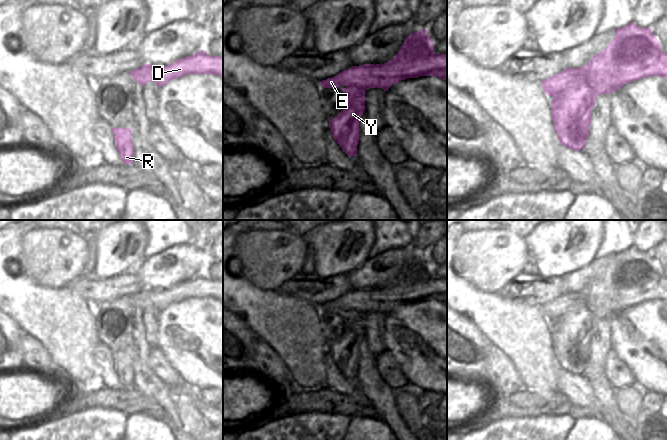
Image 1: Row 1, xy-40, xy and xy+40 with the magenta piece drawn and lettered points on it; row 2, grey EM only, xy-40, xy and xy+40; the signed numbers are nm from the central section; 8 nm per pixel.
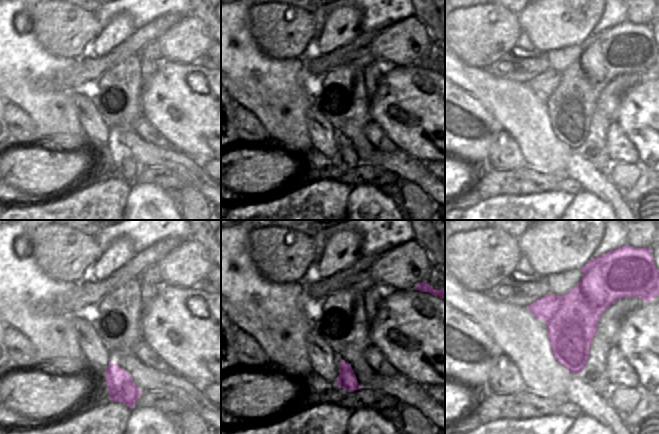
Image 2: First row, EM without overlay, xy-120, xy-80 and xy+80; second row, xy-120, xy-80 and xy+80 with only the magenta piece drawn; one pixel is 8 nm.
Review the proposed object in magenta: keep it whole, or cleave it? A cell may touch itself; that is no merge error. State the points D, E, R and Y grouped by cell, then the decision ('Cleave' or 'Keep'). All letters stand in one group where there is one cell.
Groups: D E / R Y. Cleave.

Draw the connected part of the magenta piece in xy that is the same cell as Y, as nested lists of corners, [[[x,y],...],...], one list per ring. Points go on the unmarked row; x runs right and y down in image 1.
[[[347,310],[342,315],[345,319],[345,329],[332,344],[329,344],[329,352],[343,376],[348,380],[357,380],[359,345],[365,336],[365,314]]]

